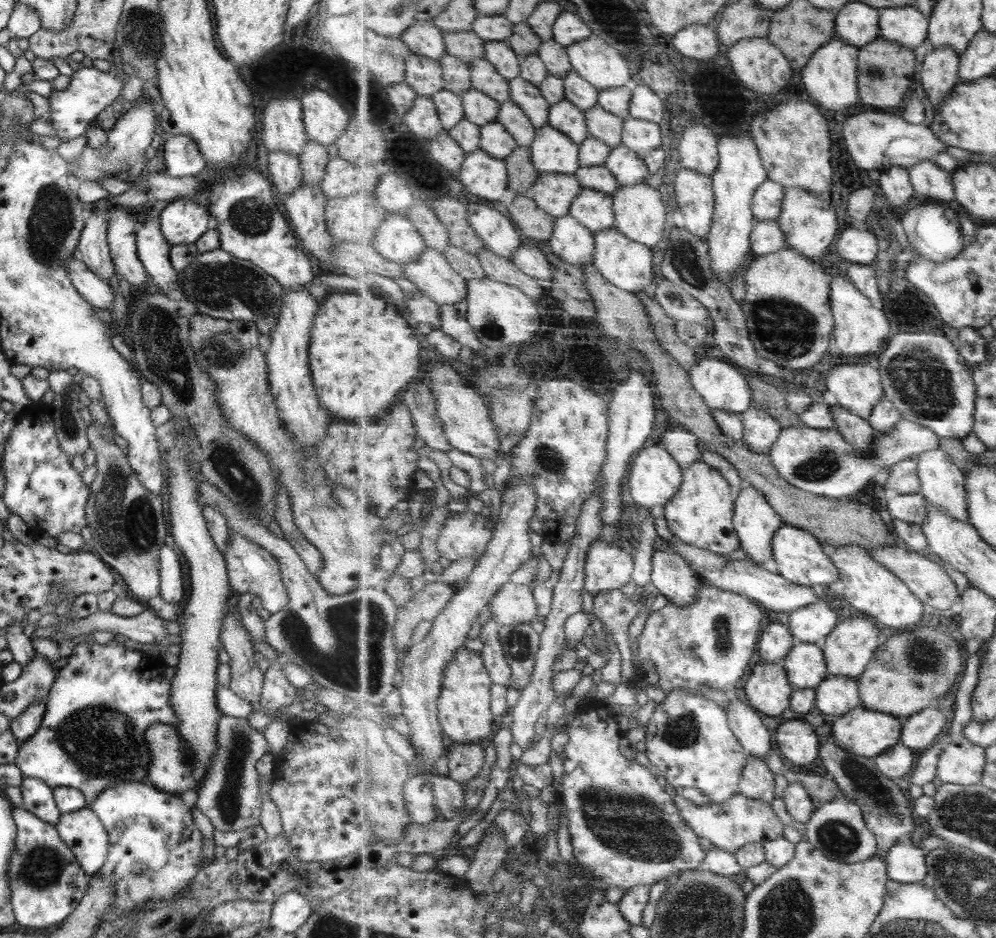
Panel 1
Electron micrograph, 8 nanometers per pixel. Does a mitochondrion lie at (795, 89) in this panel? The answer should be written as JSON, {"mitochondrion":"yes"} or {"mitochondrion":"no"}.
{"mitochondrion":"no"}

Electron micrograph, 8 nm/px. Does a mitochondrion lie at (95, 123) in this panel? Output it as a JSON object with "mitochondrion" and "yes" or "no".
{"mitochondrion":"no"}

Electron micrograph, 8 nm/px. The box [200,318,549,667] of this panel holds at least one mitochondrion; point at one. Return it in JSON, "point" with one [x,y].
{"point":[247,489]}

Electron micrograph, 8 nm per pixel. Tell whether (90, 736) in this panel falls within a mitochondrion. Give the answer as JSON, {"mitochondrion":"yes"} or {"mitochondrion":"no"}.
{"mitochondrion":"yes"}

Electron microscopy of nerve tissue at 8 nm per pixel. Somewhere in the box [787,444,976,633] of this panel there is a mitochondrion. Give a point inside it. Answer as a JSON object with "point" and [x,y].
{"point":[825,464]}

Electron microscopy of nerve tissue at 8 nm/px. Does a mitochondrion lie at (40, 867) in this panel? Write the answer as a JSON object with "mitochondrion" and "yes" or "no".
{"mitochondrion":"yes"}

